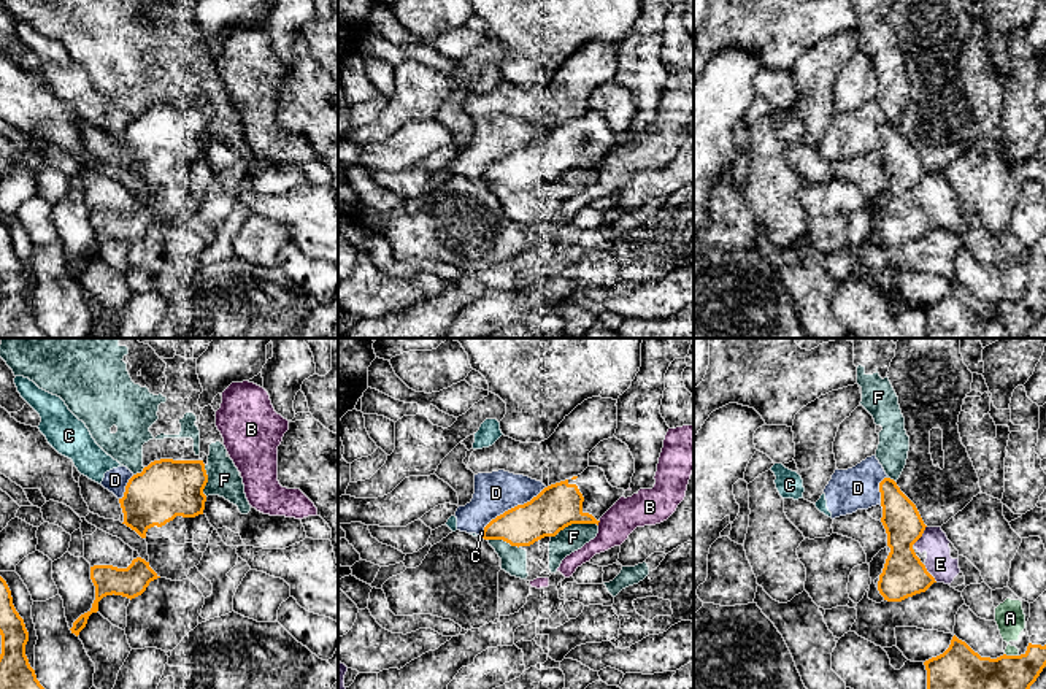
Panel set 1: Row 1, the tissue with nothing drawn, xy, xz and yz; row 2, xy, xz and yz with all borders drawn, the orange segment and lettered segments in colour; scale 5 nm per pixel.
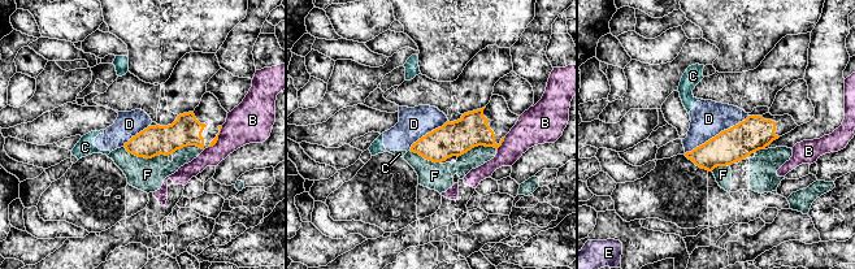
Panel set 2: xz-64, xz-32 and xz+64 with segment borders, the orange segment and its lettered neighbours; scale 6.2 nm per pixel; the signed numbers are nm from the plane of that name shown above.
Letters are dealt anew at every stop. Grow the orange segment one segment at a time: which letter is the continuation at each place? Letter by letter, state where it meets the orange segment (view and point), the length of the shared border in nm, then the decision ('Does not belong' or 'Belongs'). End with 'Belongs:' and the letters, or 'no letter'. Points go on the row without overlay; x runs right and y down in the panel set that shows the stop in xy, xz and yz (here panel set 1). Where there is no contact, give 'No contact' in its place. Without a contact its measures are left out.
A: Touches orange at yz (1011, 300). Shared border 70 nm. Does not belong
B: Touches orange at xz (599, 165). Shared border 30 nm. Does not belong
C: Touches orange at xz (481, 178). Shared border 30 nm. Does not belong
D: Touches orange at xz (515, 151). Shared border 400 nm. Does not belong
E: Touches orange at yz (921, 180). Shared border 120 nm. Does not belong
F: Touches orange at xz (573, 167). Shared border 240 nm. Does not belong
Belongs: no letter

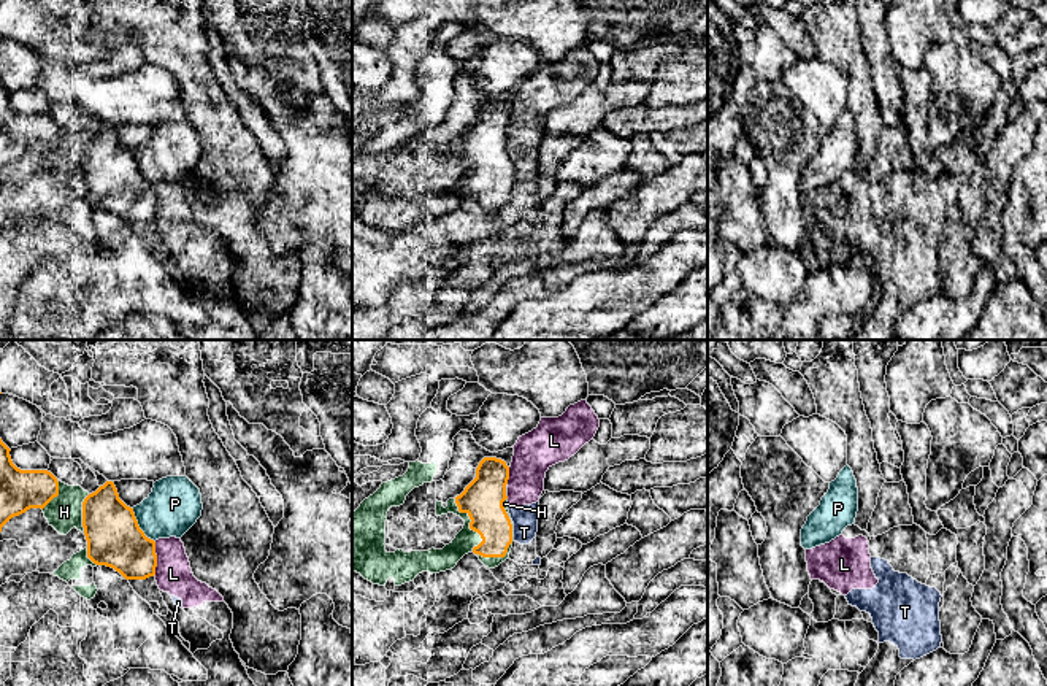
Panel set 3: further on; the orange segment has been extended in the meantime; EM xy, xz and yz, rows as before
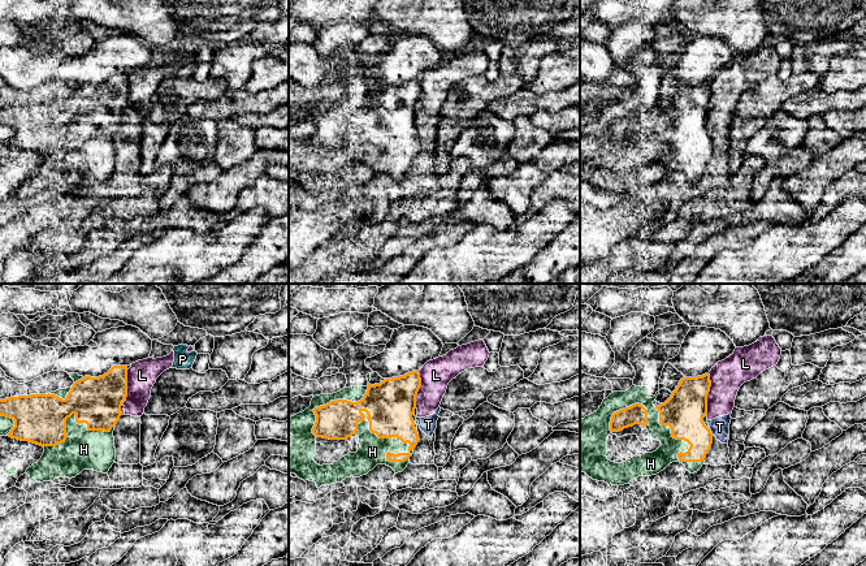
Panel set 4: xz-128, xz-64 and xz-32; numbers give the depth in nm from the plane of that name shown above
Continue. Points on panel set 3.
H: Touches orange at xz (470, 169). Shared border 280 nm. Does not belong
L: Touches orange at xy (156, 204). Shared border 180 nm. Does not belong
P: Touches orange at xy (138, 170). Shared border 200 nm. Does not belong
T: Touches orange at xz (505, 134). Shared border 70 nm. Does not belong
Belongs: no letter

